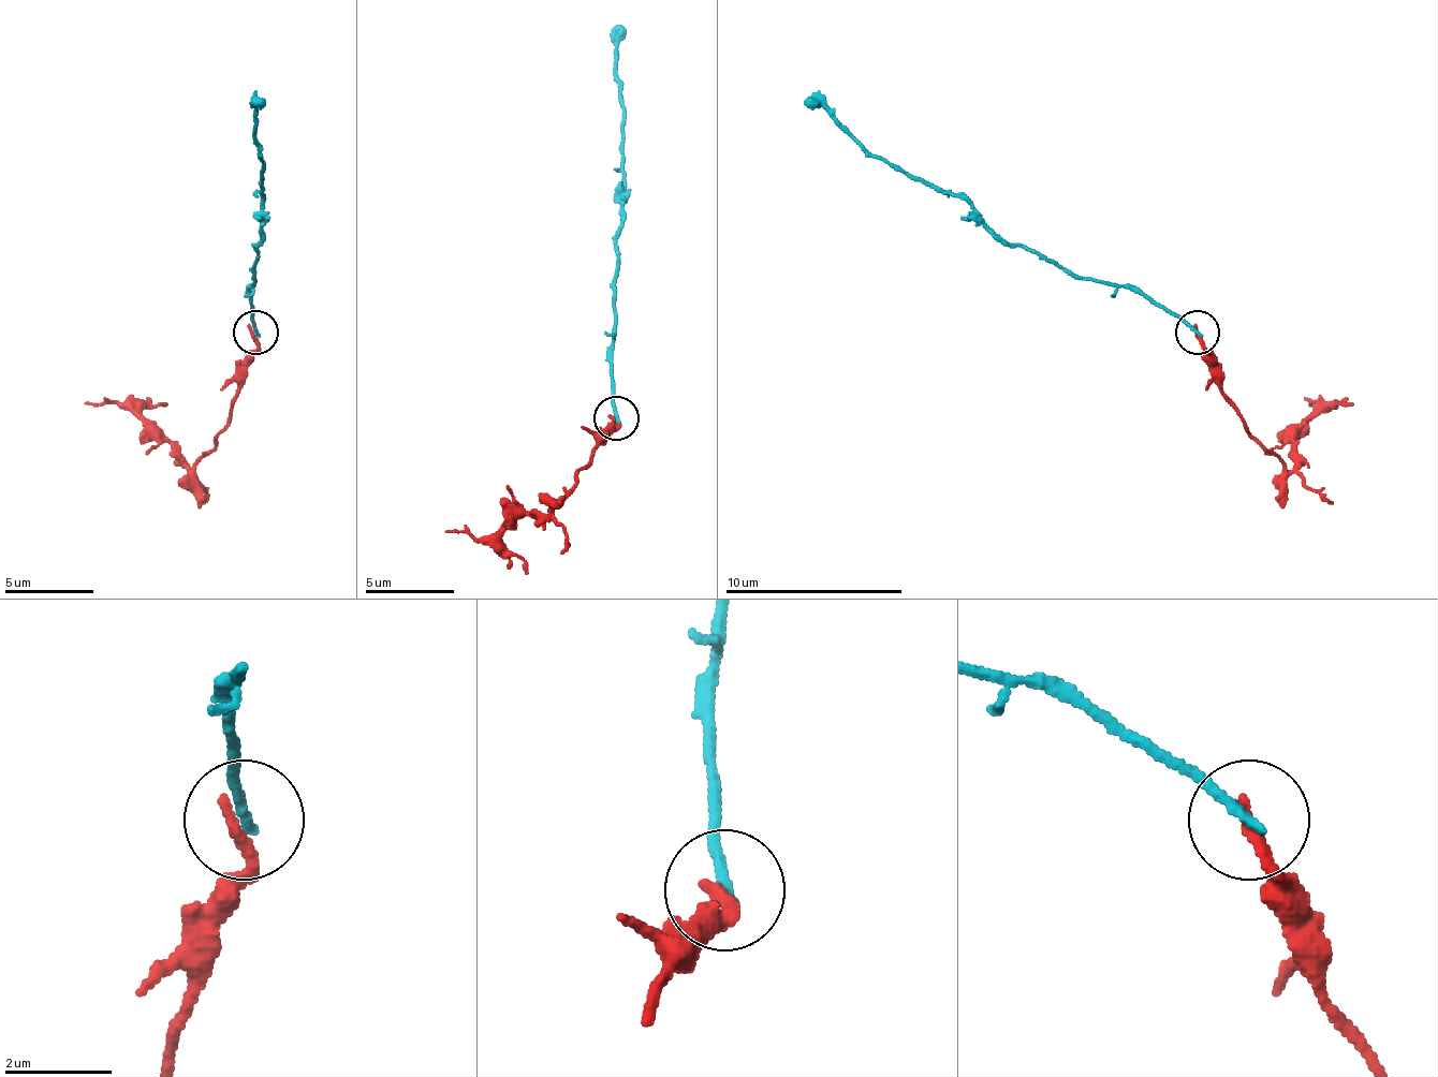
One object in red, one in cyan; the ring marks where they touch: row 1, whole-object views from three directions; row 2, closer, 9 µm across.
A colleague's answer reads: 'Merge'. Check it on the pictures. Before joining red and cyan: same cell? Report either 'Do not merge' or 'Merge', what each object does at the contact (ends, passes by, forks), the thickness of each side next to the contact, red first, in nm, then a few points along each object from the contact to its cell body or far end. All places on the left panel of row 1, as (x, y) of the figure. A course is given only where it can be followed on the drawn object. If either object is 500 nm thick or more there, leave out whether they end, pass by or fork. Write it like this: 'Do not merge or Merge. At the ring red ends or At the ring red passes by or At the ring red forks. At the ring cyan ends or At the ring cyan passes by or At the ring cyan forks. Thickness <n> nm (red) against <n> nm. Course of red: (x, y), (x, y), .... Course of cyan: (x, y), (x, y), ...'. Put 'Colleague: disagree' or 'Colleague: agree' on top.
Colleague: disagree
Do not merge. At the ring red ends. At the ring cyan ends. Thickness 240 nm (red) against 200 nm. Course of red: (252, 332), (257, 349), (234, 407), (190, 469), (128, 411), (83, 402). Course of cyan: (257, 332), (252, 286), (261, 197), (257, 100)

